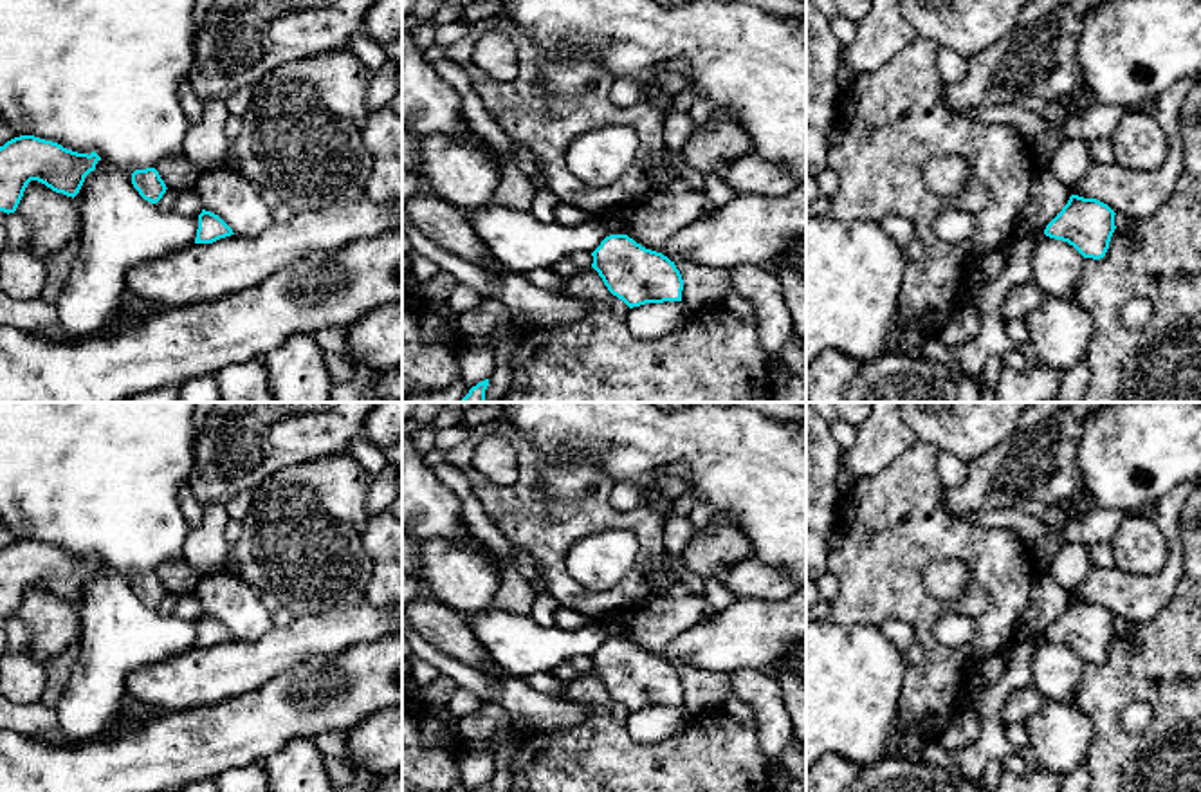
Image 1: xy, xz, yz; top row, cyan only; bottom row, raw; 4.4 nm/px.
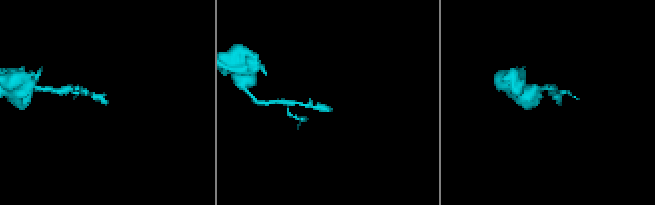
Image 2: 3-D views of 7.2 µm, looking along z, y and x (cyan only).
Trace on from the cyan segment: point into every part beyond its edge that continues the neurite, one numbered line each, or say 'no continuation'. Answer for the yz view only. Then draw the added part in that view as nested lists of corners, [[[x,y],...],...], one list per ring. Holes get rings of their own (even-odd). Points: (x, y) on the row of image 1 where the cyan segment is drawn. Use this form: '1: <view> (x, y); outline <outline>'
no continuation

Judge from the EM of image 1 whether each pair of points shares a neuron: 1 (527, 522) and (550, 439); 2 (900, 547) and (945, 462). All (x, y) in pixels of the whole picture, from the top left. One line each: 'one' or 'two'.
1: two
2: two

